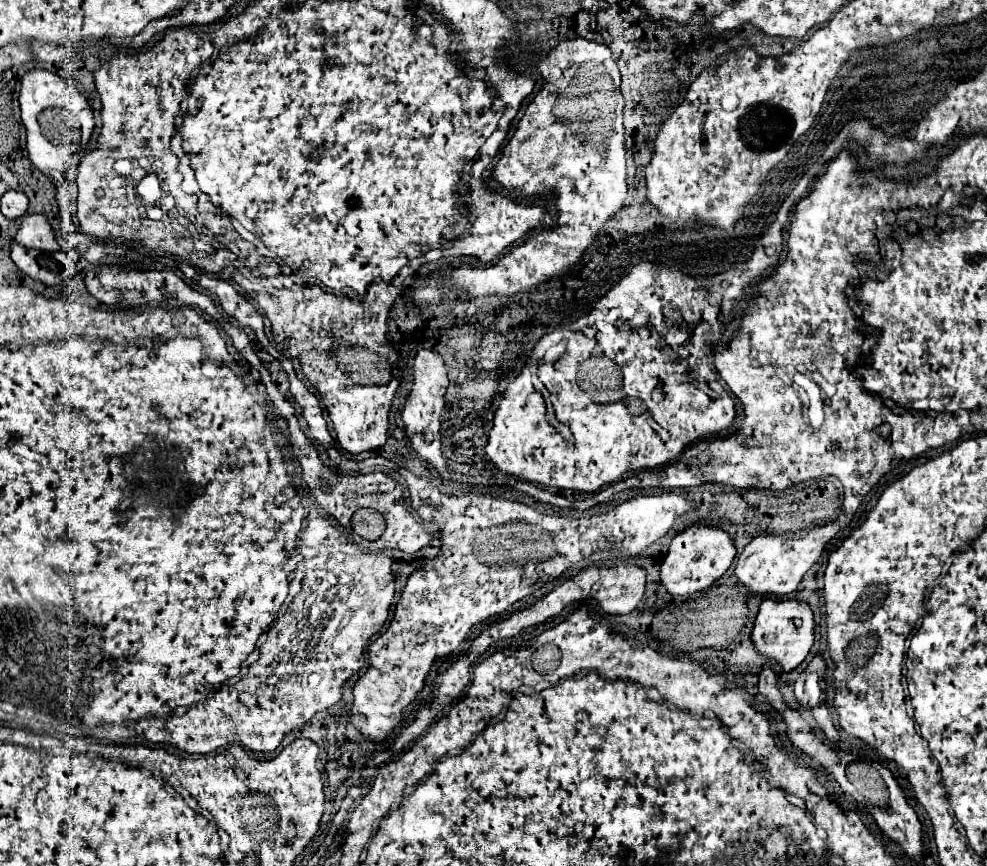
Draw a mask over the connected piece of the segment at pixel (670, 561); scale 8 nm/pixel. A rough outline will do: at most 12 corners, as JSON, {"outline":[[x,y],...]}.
{"outline":[[698,524],[660,566],[670,596],[704,592],[730,568],[726,532]]}

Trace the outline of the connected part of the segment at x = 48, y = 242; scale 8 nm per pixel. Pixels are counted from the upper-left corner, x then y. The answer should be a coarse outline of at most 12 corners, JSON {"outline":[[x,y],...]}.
{"outline":[[42,214],[24,216],[14,240],[56,252],[60,244]]}

